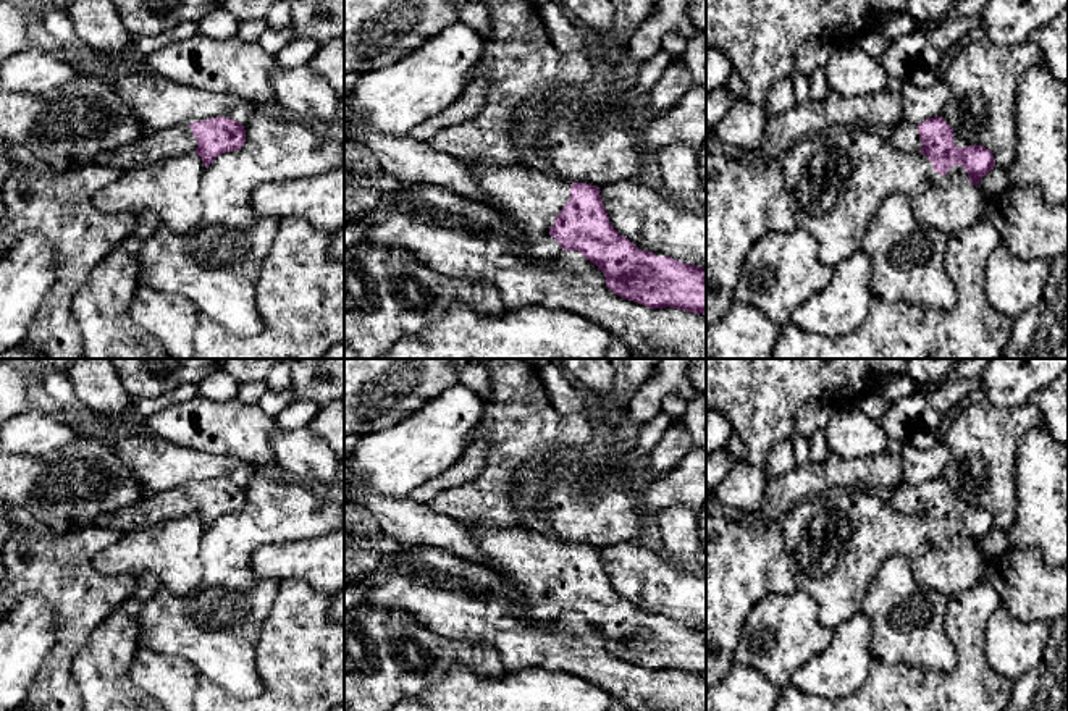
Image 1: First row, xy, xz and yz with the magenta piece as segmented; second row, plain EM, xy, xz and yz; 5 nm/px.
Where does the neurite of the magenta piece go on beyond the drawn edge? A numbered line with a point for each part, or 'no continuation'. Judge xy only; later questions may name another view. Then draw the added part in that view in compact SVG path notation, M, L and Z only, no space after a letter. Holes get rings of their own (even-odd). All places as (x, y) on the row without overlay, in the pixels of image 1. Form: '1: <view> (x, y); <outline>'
1: xy (176, 503); M179 486L150 498L142 498L123 511L100 517L97 527L121 530L124 533L196 514L196 511L197 503L191 490L187 486Z

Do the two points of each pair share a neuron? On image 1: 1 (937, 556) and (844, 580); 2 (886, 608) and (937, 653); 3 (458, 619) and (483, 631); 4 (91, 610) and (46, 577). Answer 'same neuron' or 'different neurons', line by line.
1: same neuron
2: same neuron
3: same neuron
4: same neuron

